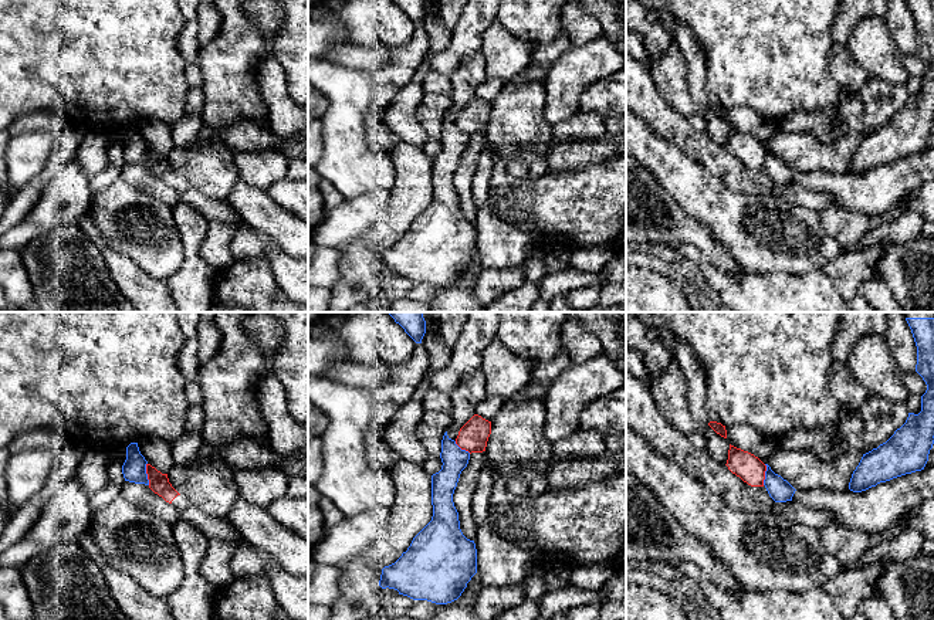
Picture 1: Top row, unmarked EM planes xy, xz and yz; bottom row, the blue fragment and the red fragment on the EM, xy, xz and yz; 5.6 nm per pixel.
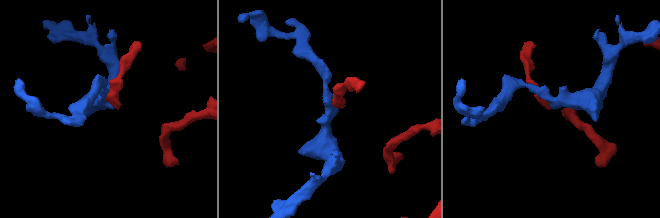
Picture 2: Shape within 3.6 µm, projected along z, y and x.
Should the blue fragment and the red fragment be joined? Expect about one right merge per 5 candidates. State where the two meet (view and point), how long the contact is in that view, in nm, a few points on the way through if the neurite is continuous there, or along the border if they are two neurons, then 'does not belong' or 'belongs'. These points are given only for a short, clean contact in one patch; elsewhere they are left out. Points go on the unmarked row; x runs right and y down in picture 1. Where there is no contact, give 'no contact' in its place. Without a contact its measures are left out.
meets blue in xy at (146, 156); contact 130 nm long; border along xy (146, 145), (149, 166); does not belong

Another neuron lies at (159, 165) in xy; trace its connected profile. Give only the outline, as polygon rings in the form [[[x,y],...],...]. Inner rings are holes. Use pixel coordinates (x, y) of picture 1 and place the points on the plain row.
[[[146,146],[146,156],[149,170],[166,184],[172,186],[177,192],[179,200],[190,204],[207,221],[234,223],[238,227],[243,224],[243,220],[227,200],[213,199],[199,192],[172,169],[167,156],[162,156],[150,146]]]

